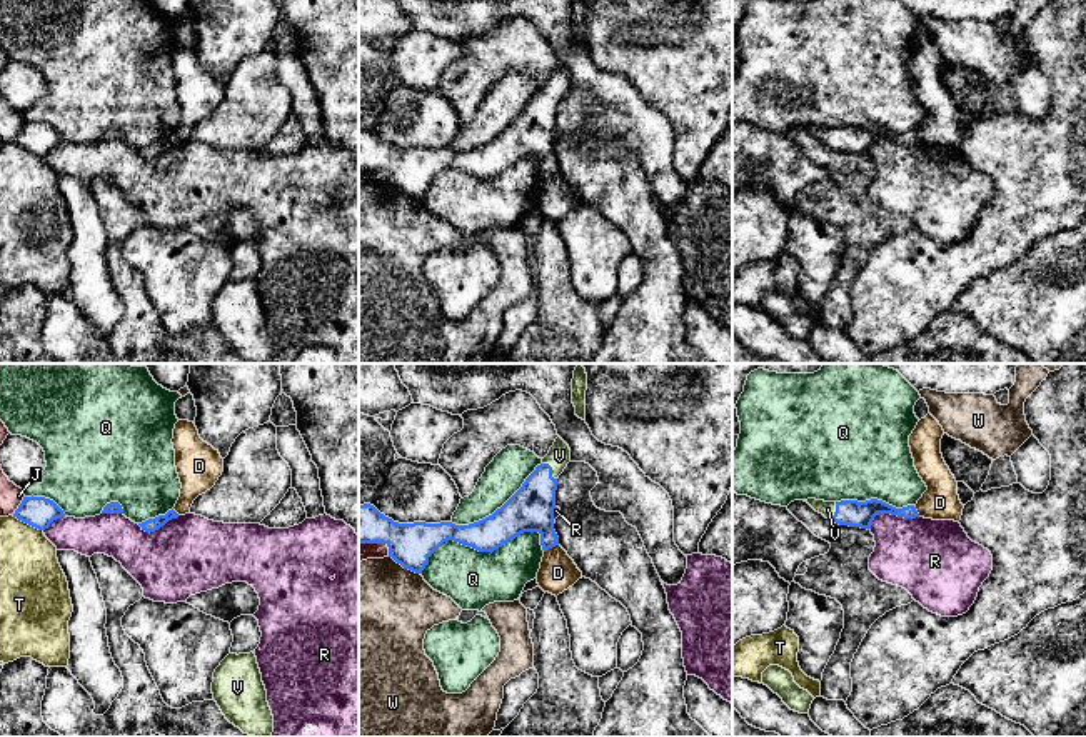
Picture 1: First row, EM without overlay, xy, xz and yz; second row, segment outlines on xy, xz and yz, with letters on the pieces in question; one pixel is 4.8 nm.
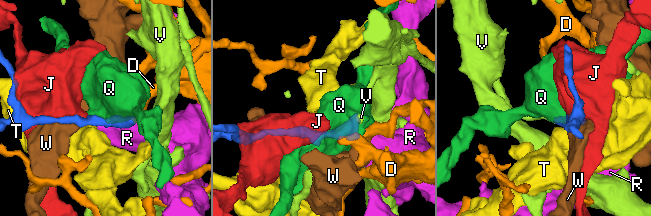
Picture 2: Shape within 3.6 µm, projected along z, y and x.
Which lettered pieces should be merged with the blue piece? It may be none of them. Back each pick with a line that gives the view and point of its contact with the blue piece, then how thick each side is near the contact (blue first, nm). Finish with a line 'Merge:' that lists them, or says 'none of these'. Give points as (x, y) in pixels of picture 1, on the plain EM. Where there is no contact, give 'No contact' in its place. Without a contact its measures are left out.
V: Touches blue at xz (551, 95). Thickness 220 nm (blue) against 110 nm
Merge: V

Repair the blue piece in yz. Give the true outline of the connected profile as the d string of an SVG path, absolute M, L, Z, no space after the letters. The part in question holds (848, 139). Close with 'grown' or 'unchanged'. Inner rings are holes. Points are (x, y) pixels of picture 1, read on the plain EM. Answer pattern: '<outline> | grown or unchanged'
M807 125L807 128L816 138L822 140L826 145L839 152L871 155L871 150L879 140L891 140L904 145L919 143L914 132L896 135L882 127L871 125L866 128L857 127L841 127L841 128L824 128L816 125Z | grown

